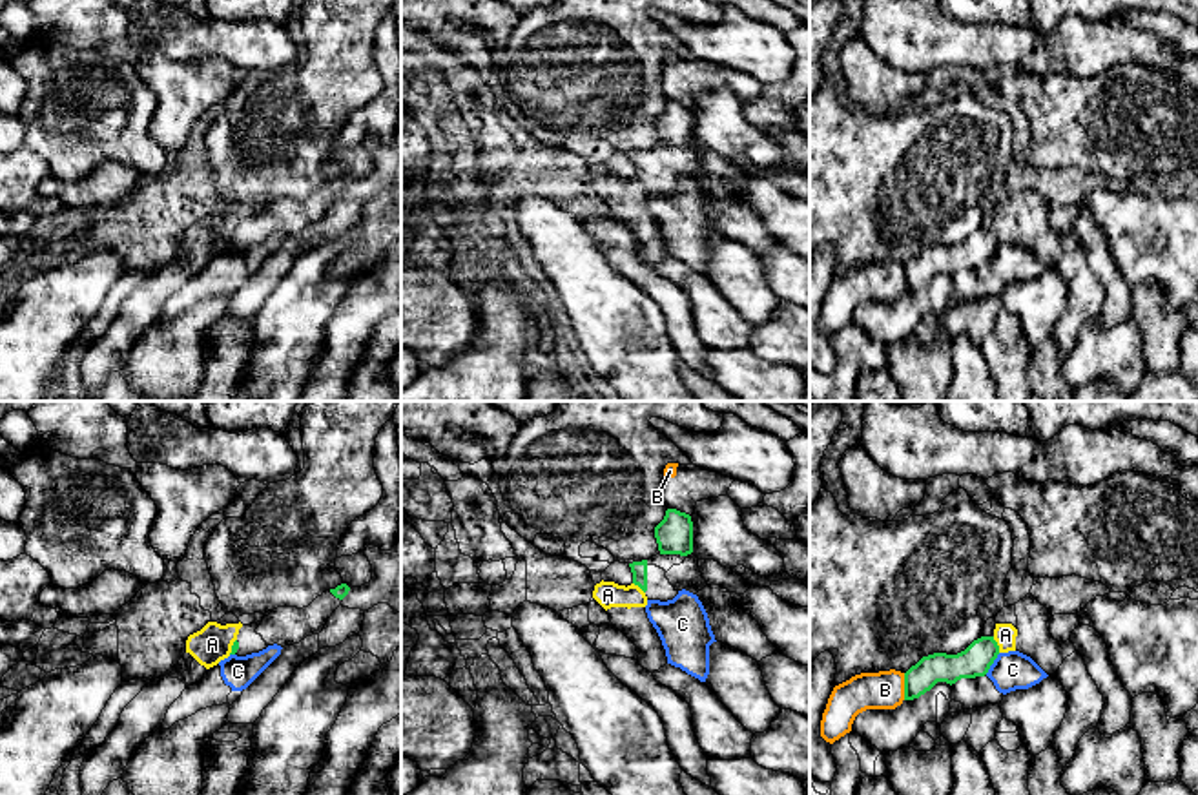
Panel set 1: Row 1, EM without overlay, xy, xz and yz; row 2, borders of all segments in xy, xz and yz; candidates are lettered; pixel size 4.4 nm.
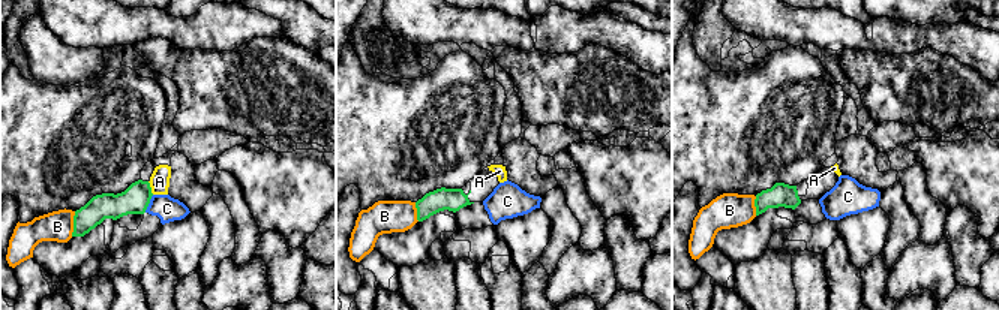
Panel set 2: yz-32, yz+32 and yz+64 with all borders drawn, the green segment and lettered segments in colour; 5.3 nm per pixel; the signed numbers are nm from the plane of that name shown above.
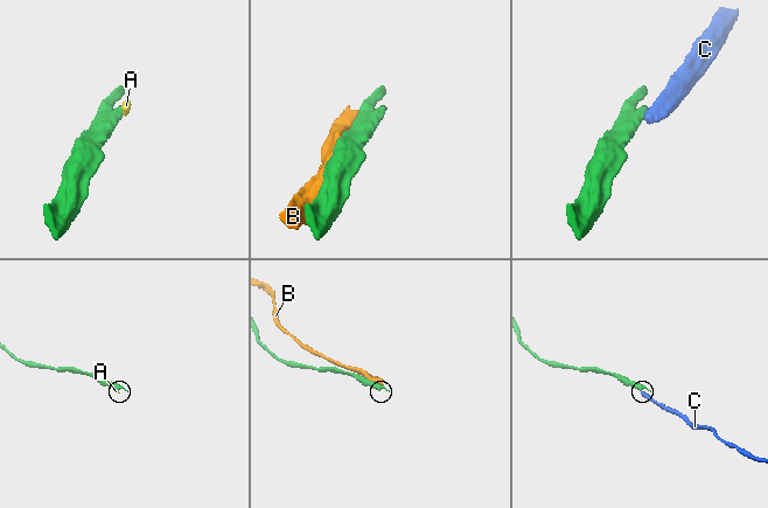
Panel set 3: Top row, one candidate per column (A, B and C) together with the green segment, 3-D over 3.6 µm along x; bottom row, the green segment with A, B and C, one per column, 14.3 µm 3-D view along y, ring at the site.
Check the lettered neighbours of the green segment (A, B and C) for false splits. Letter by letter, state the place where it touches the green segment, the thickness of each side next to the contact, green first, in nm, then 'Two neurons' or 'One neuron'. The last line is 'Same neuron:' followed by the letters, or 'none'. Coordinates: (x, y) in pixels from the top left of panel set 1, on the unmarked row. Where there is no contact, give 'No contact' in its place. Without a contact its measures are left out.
A: Touches green at yz (996, 236). Thickness 140 nm (green) against 100 nm. Two neurons
B: Touches green at yz (905, 278). Thickness 130 nm (green) against 170 nm. Two neurons
C: Touches green at yz (992, 254). Thickness 140 nm (green) against 170 nm. Two neurons
Same neuron: none

